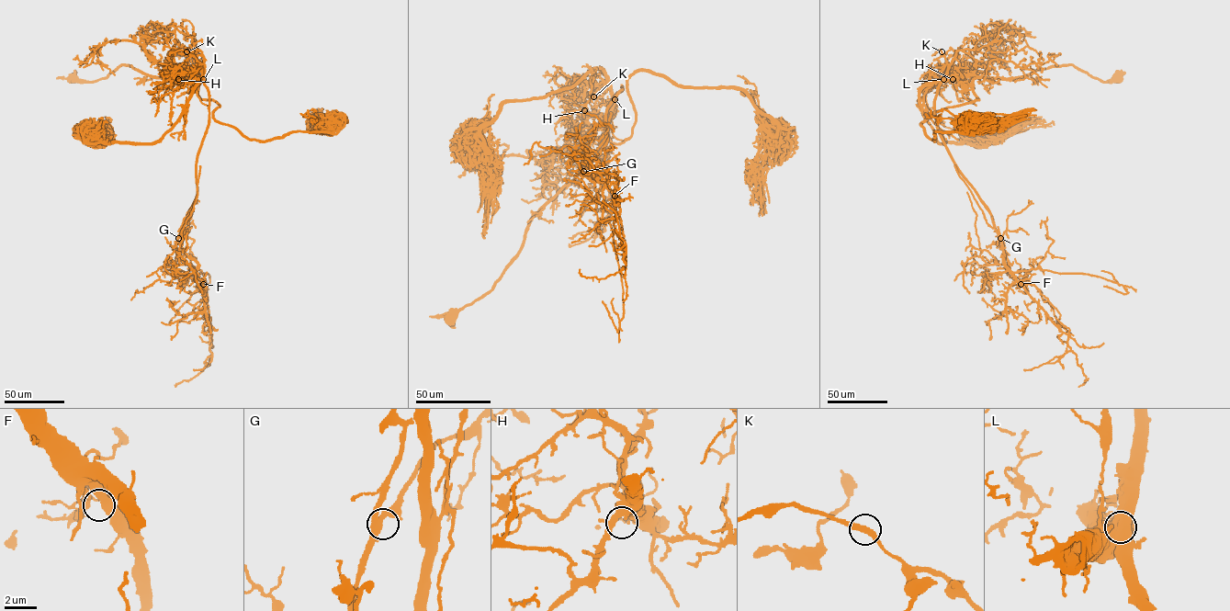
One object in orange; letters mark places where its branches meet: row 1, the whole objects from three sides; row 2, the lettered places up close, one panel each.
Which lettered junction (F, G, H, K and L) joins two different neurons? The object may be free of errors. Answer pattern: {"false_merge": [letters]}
{"false_merge": ["L"]}

